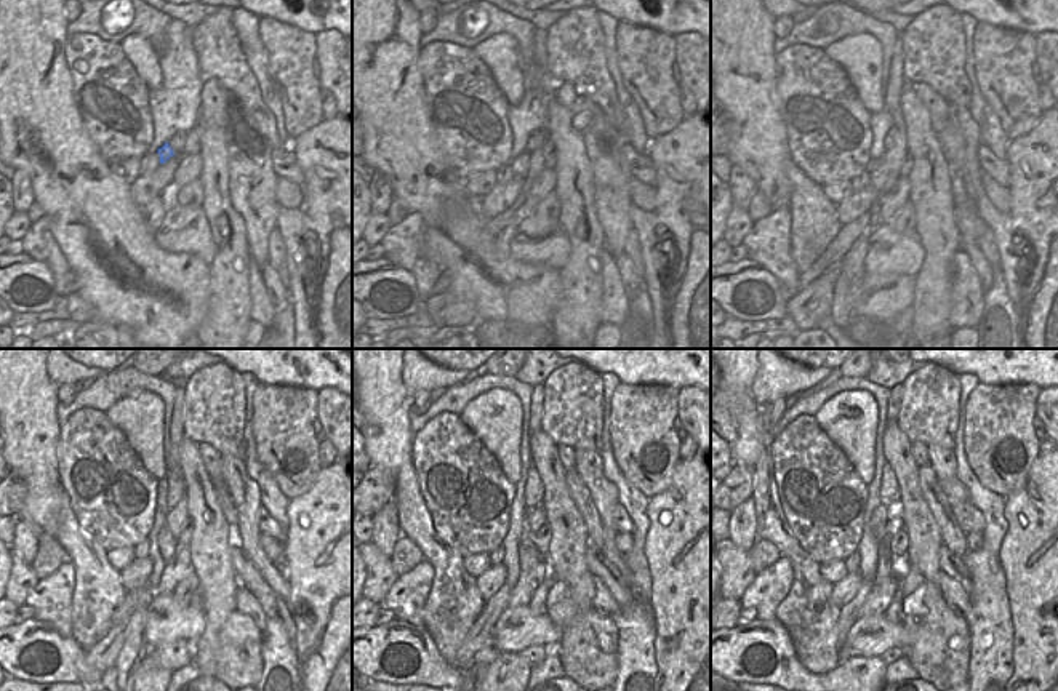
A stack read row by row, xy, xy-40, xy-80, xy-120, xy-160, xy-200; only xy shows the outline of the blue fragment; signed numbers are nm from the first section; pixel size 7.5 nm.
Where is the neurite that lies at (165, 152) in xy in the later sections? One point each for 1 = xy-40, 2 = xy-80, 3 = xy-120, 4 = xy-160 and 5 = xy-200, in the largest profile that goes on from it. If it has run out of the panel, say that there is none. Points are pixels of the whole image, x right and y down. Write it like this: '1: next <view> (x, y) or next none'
1: next xy-40 (522, 162)
2: next xy-80 (876, 167)
3: next xy-120 (167, 544)
4: next xy-160 (528, 555)
5: next xy-200 (884, 560)

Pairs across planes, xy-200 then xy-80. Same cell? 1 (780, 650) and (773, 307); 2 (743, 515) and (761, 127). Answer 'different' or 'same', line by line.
1: same
2: different

